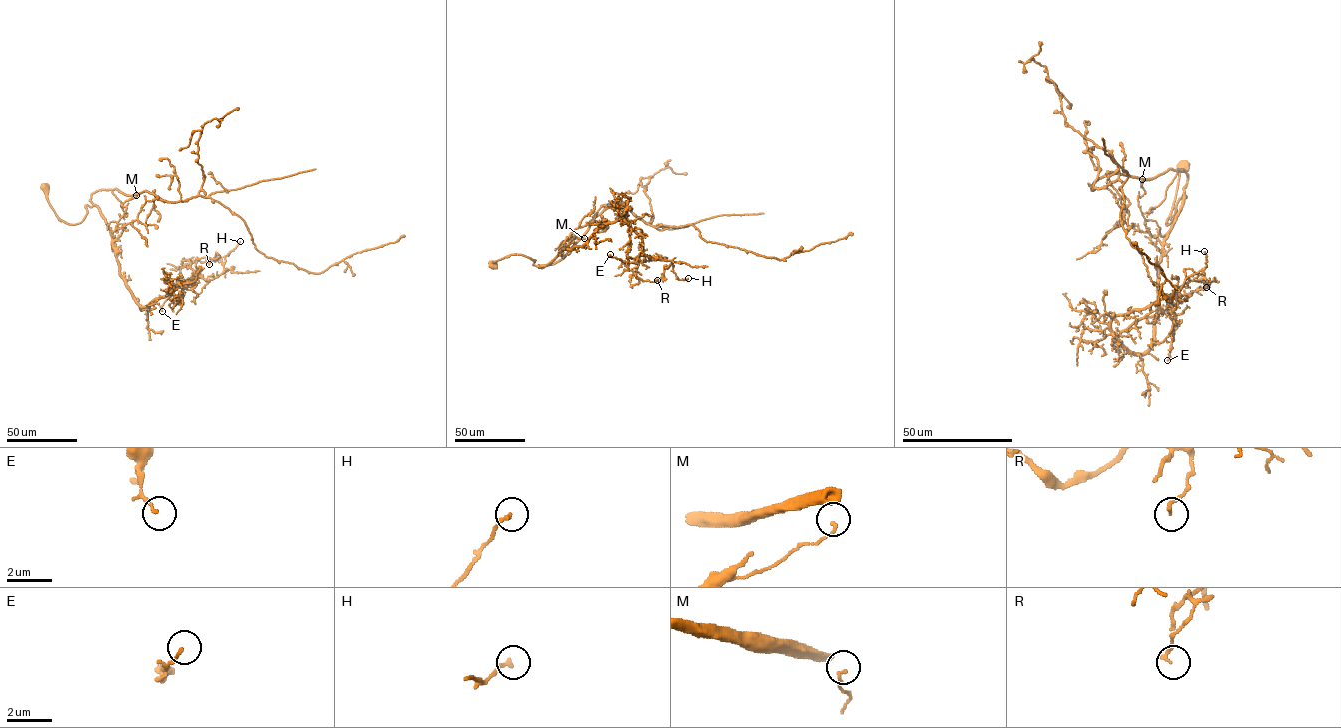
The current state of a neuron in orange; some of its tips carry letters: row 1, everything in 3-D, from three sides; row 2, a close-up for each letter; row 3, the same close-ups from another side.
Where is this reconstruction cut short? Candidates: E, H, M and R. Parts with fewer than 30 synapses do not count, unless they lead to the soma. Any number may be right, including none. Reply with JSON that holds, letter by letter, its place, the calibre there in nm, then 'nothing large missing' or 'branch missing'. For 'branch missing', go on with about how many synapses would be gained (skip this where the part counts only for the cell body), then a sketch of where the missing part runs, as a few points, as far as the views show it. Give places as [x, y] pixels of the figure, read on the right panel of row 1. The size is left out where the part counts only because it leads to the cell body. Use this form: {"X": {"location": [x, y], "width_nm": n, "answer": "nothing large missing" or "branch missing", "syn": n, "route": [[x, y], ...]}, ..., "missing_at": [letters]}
{"E": {"location": [1167, 360], "width_nm": 110, "answer": "nothing large missing"}, "H": {"location": [1204, 251], "width_nm": 170, "answer": "nothing large missing"}, "M": {"location": [1142, 179], "width_nm": 120, "answer": "nothing large missing"}, "R": {"location": [1206, 287], "width_nm": 130, "answer": "nothing large missing"}, "missing_at": []}

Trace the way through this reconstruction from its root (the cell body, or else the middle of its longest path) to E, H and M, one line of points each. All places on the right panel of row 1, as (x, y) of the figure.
E: (1182, 165), (1155, 341), (1131, 353), (1111, 320), (1165, 299), (1182, 320), (1167, 360)
H: (1182, 165), (1155, 341), (1131, 353), (1111, 320), (1166, 298), (1172, 311), (1204, 251)
M: (1182, 165), (1167, 224), (1186, 196), (1162, 244), (1138, 205), (1142, 179)

